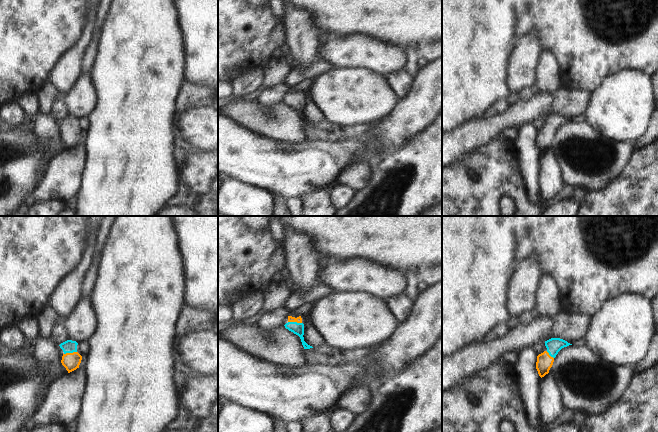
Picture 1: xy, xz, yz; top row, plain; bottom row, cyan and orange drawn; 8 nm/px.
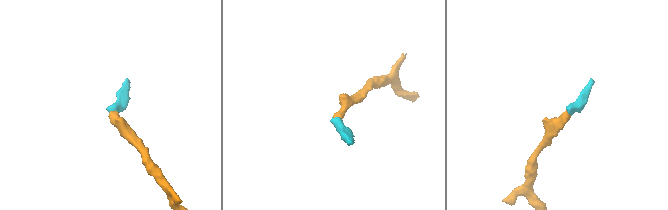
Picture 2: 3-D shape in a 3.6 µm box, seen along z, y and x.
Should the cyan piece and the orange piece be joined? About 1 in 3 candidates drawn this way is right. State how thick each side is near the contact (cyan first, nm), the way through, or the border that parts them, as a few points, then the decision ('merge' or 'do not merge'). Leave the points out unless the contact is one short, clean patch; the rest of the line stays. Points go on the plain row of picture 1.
calibres 100 and 50 nm; way xz (297, 104), (295, 98), (290, 95); merge

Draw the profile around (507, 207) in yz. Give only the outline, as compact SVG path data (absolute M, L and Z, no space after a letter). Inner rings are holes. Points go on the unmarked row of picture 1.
M504 196L499 200L501 216L514 216L516 213L515 203L512 198Z

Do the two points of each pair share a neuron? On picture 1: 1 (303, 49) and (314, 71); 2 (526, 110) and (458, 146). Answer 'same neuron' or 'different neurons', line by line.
1: different neurons
2: same neuron

